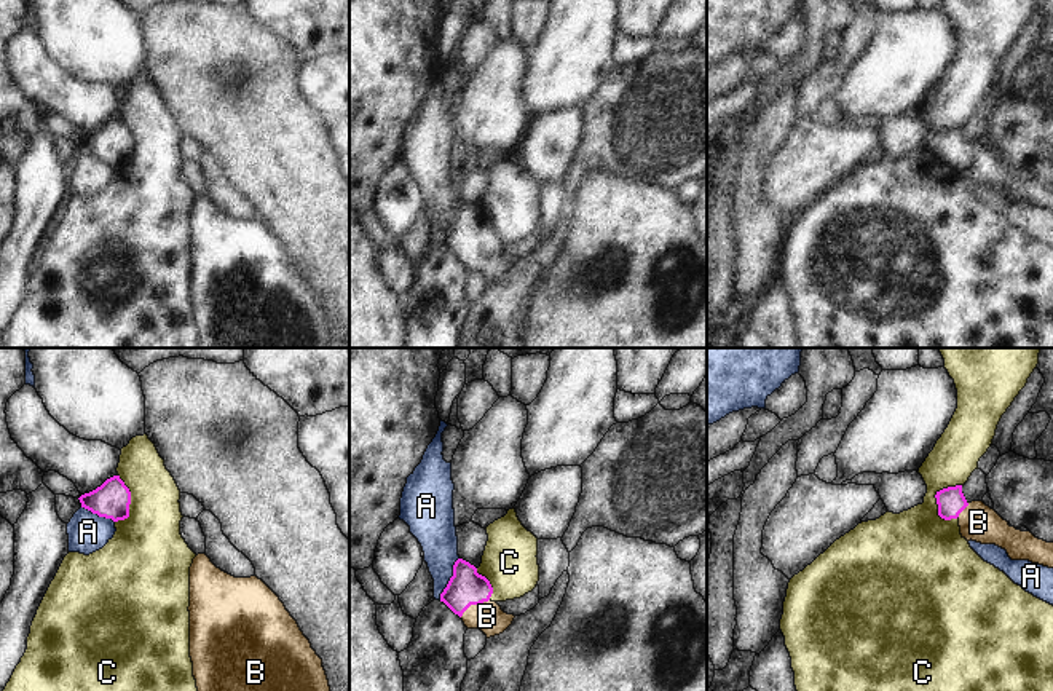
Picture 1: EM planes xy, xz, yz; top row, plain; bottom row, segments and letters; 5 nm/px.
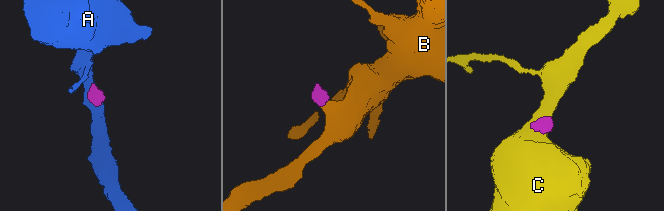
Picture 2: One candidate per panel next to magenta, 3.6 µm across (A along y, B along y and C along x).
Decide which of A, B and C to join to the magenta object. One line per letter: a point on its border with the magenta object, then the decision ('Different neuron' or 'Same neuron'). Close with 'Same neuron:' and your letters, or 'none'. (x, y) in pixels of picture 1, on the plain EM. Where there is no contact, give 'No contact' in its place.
A: Touches magenta at xz (450, 221). Different neuron
B: Touches magenta at xz (474, 246). Same neuron
C: Touches magenta at yz (935, 138). Different neuron
Same neuron: B.

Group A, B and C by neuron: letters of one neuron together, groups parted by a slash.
A / B / C

